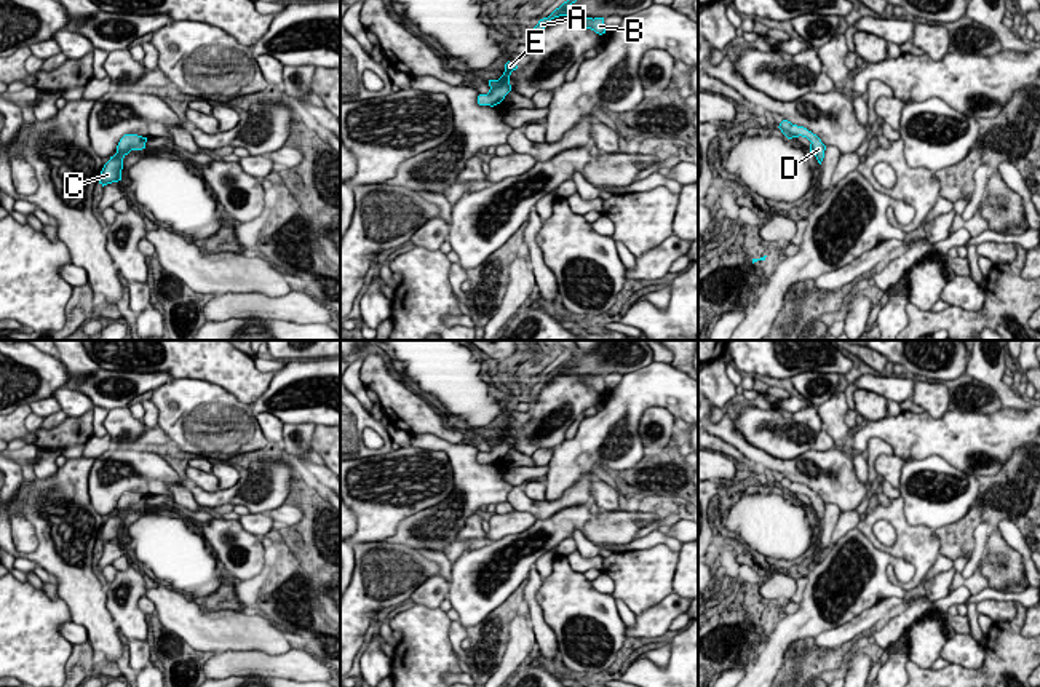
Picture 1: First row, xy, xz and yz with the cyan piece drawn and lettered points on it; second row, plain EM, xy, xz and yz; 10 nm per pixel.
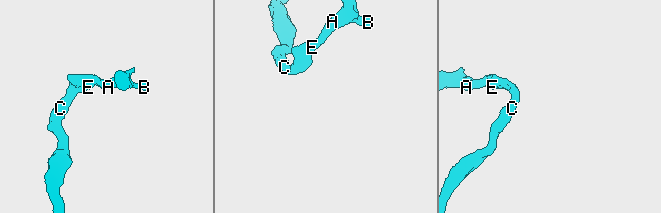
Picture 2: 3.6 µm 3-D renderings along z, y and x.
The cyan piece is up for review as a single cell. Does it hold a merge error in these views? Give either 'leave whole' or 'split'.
leave whole

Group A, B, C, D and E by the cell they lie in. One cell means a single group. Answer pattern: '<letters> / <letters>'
A B C D E

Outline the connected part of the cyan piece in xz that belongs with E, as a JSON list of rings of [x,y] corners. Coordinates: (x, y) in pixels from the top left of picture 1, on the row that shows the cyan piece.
[[[506,62],[505,64],[505,72],[498,80],[489,80],[489,93],[487,94],[479,94],[478,96],[478,104],[479,105],[497,105],[500,104],[505,96],[511,91],[511,85],[510,85],[510,75],[513,70],[516,70],[518,66],[514,62]]]

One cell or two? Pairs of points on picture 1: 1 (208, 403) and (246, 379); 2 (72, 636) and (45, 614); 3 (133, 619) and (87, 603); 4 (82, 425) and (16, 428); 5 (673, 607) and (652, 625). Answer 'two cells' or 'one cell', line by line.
1: two cells
2: two cells
3: two cells
4: one cell
5: one cell

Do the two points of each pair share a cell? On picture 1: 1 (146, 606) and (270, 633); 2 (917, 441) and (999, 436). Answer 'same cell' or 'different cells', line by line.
1: different cells
2: same cell

